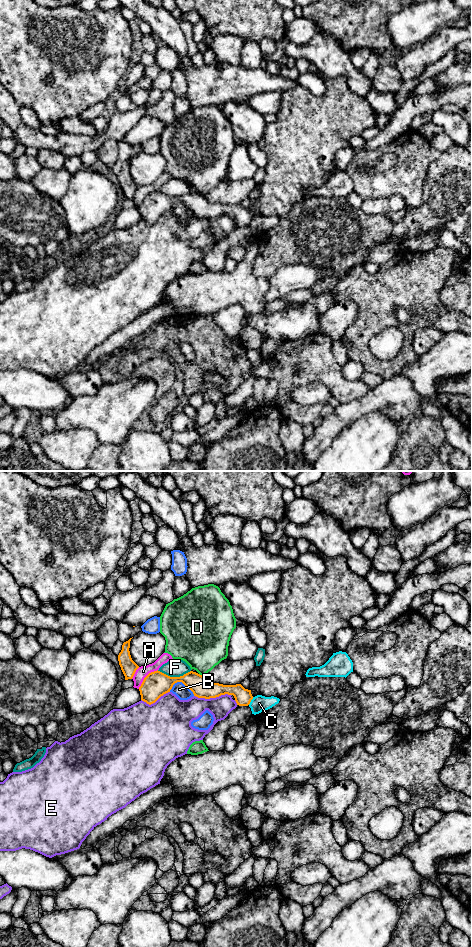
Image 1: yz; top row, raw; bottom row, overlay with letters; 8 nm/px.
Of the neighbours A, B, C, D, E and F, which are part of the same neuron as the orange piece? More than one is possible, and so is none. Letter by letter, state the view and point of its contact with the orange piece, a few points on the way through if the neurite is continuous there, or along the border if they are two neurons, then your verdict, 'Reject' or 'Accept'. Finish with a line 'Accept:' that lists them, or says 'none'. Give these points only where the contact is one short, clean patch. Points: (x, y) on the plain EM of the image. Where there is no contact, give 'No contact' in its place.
A: Touches orange at yz (145, 197). Reject
B: Touches orange at yz (182, 202). Reject
C: Touches orange at yz (250, 221). Boundary: yz (253, 217), (248, 224). Reject
D: Touches orange at yz (201, 195). Reject
E: Touches orange at yz (212, 217). Reject
F: Touches orange at yz (174, 197). Reject
Accept: none

